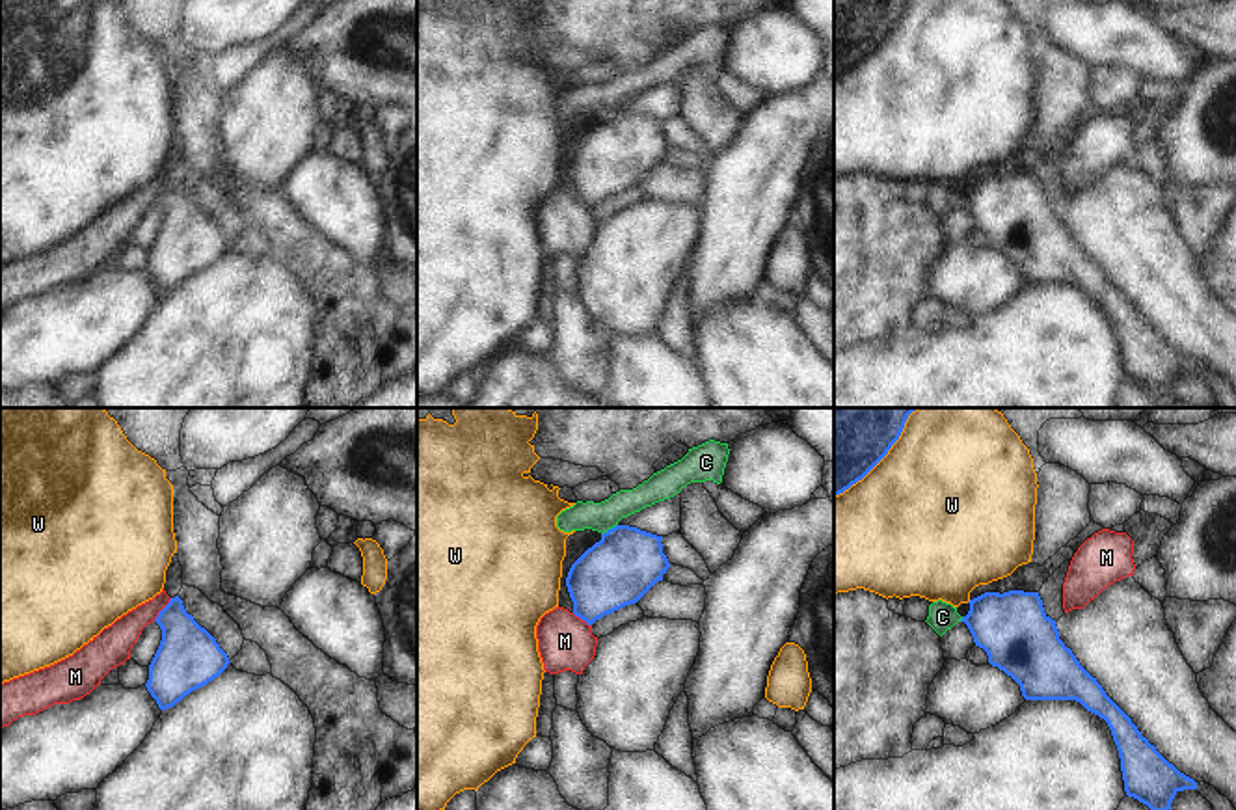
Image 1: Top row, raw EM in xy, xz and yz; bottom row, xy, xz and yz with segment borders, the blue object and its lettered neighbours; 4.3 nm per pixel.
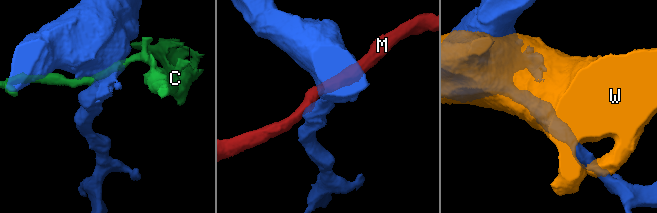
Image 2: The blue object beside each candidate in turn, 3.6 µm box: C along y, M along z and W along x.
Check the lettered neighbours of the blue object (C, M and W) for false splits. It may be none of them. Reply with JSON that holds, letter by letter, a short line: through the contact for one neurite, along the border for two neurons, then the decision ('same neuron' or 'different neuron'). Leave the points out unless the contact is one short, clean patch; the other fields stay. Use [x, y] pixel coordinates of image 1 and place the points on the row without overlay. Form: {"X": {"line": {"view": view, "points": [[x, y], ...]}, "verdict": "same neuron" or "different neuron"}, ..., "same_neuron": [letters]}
{"C": {"line": {"view": "xz", "points": [[617, 107], [602, 118]]}, "verdict": "different neuron"}, "M": {"line": {"view": "xy", "points": [[172, 181], [153, 203]]}, "verdict": "different neuron"}, "W": {"verdict": "different neuron"}, "same_neuron": []}

